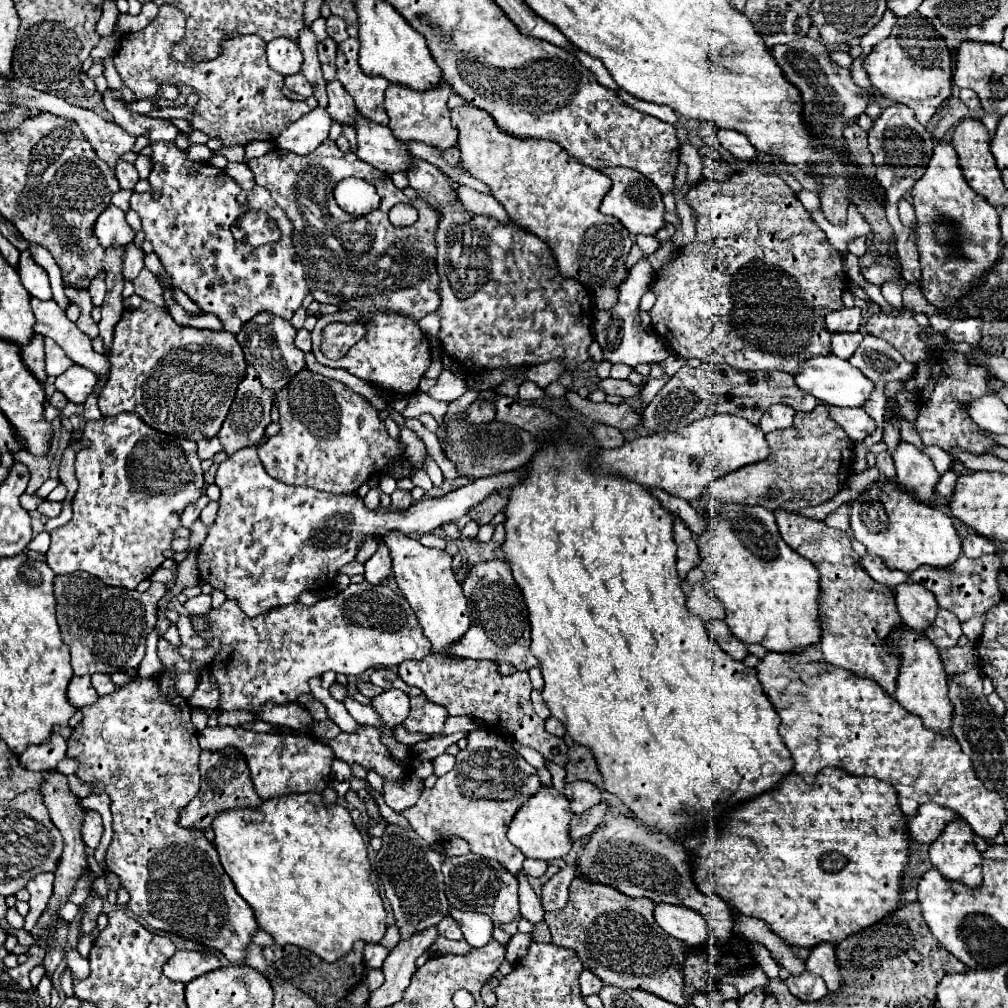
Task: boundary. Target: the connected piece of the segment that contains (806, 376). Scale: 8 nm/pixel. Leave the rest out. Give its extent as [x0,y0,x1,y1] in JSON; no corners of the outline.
[794,354,874,406]

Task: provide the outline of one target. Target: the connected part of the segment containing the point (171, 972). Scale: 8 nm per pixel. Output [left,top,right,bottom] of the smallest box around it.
[164,950,220,984]

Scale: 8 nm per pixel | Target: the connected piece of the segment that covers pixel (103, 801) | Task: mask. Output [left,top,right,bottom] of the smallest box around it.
[82,794,114,872]

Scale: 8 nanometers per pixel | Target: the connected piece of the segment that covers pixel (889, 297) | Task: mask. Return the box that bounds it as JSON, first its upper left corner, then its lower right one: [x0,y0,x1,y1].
[882,282,902,308]

